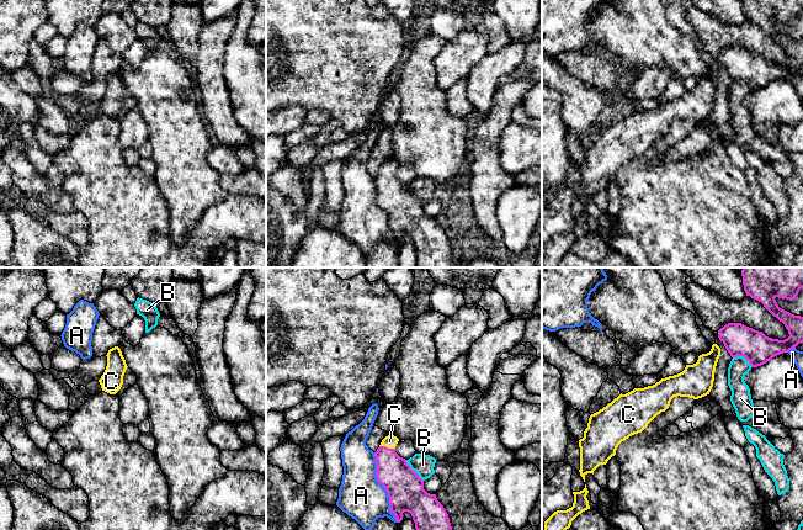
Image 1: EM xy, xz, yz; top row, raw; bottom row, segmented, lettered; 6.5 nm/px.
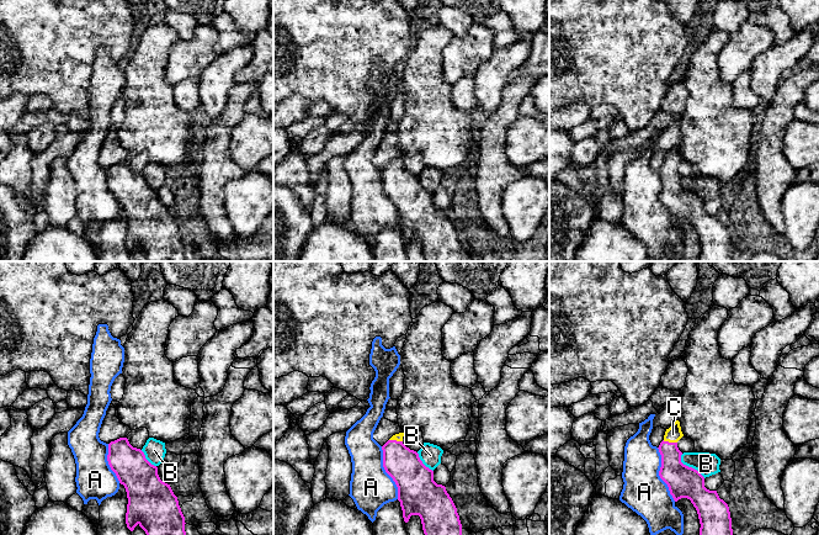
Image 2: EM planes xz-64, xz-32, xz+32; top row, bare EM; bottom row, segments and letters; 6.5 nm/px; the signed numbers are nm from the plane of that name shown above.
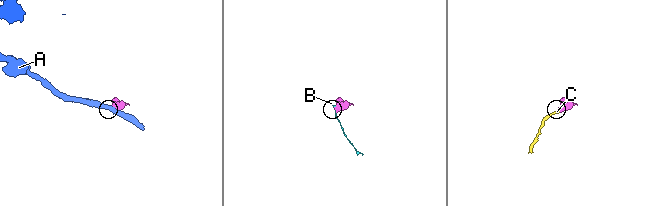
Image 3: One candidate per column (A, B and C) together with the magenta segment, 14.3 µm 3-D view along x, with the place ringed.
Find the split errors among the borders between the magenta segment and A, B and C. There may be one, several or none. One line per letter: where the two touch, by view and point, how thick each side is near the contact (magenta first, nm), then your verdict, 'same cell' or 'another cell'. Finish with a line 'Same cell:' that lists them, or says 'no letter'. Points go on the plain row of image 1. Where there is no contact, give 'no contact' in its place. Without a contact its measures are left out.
A: xz (383, 210) | 240/300 nm | another cell
B: xz (414, 195) | 240/140 nm | another cell
C: xz (387, 171) | 220/90 nm | same cell
Same cell: C

